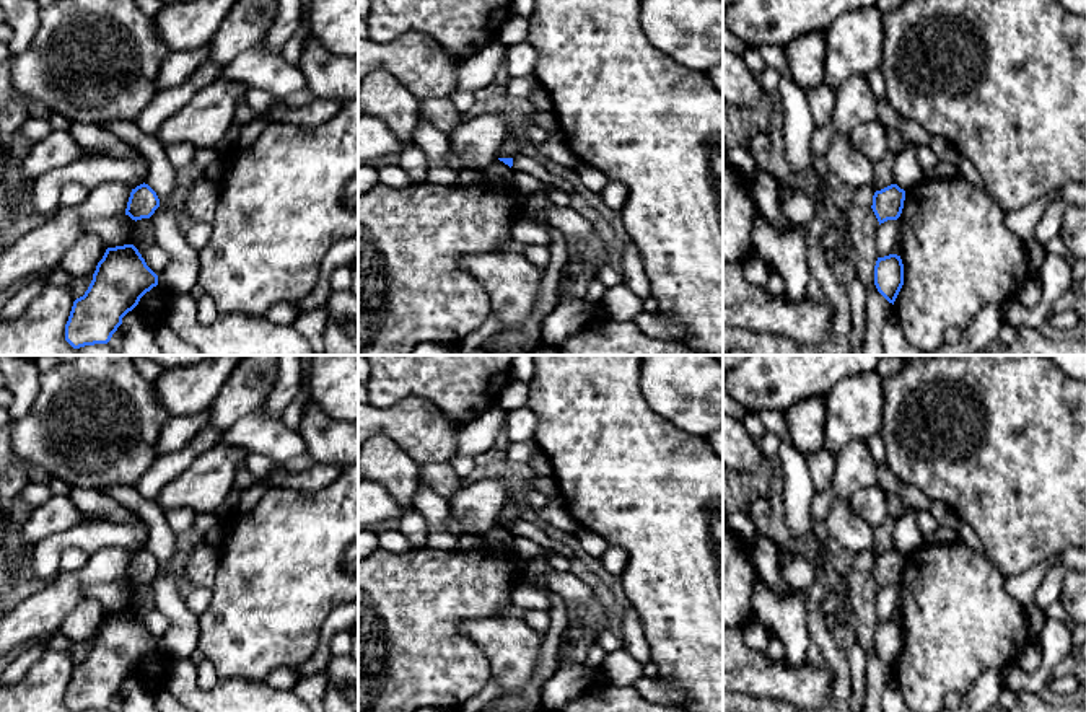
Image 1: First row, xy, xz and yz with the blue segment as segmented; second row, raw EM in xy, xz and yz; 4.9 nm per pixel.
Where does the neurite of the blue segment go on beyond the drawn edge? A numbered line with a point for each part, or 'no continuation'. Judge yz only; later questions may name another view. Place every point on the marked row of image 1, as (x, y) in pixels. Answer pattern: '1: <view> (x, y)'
no continuation

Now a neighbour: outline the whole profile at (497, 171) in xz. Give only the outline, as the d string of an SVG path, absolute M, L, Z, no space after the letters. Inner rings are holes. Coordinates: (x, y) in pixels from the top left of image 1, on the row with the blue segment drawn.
M497 160L485 166L482 171L482 178L497 184L515 186L515 171L503 161Z

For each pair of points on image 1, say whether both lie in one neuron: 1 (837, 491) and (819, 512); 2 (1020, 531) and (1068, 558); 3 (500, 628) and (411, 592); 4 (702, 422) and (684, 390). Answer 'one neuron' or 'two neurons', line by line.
1: one neuron
2: two neurons
3: two neurons
4: one neuron

